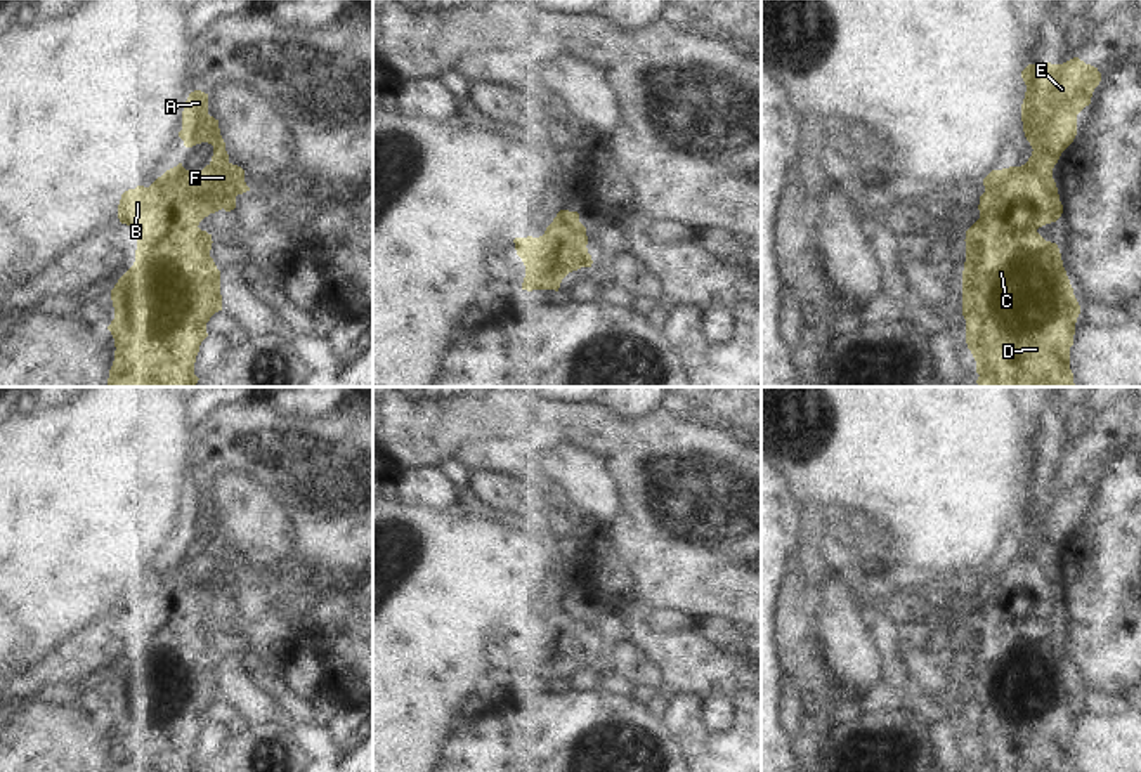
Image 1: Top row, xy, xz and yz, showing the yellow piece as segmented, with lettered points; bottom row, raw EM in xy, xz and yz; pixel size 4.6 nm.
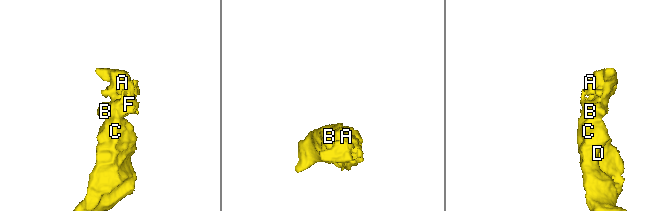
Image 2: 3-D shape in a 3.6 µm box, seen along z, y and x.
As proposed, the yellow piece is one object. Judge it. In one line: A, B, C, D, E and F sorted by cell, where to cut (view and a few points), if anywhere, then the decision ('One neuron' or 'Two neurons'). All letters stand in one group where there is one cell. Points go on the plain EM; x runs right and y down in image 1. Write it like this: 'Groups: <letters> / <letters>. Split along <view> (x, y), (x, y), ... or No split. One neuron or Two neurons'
Groups: A B C D E F. No split. One neuron.

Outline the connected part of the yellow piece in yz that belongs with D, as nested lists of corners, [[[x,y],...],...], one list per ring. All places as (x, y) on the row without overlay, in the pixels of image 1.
[[[1073,446],[1063,453],[1028,453],[1021,460],[1027,474],[1021,493],[1021,510],[1032,545],[1021,555],[992,559],[980,585],[980,607],[966,619],[966,651],[962,659],[962,704],[966,708],[966,732],[976,749],[976,772],[1073,772],[1070,736],[1080,694],[1063,656],[1056,631],[1046,630],[1037,618],[1056,611],[1063,602],[1053,557],[1061,541],[1077,524],[1077,503],[1091,493],[1094,477],[1101,470],[1098,456]]]

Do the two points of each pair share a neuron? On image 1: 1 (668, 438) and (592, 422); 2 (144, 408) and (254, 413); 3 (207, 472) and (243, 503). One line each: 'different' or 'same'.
1: same
2: different
3: different

